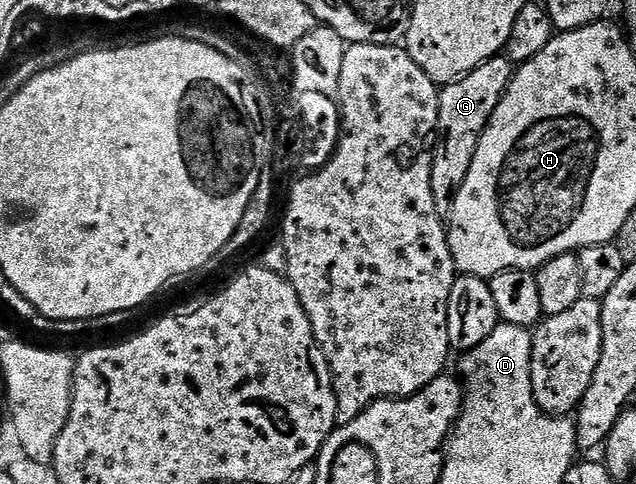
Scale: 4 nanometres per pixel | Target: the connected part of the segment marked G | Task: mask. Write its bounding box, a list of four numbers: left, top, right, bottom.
[430,56,514,216]

